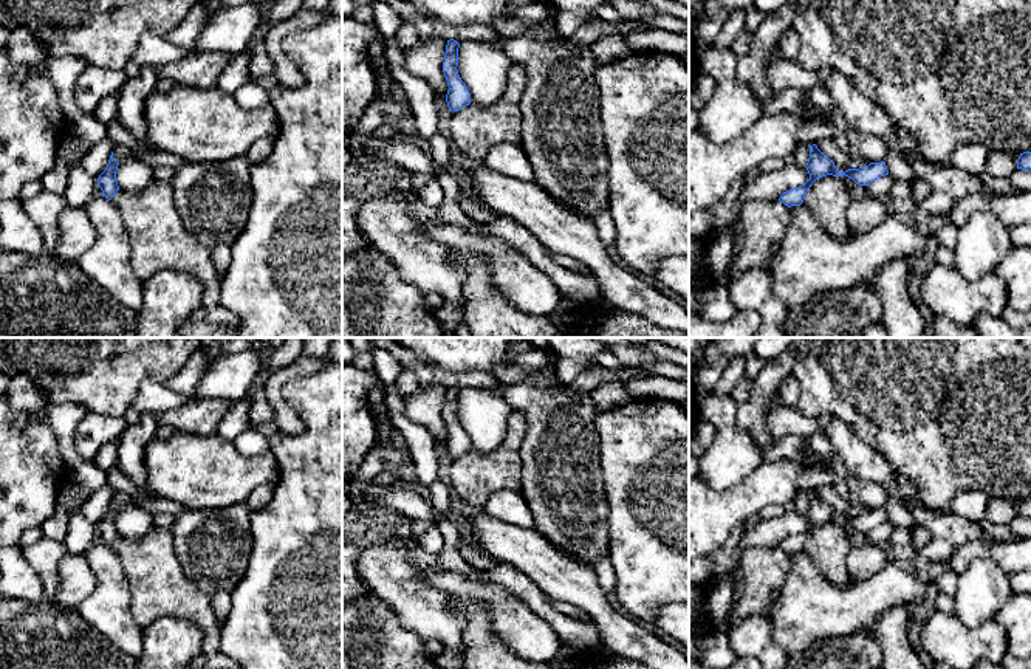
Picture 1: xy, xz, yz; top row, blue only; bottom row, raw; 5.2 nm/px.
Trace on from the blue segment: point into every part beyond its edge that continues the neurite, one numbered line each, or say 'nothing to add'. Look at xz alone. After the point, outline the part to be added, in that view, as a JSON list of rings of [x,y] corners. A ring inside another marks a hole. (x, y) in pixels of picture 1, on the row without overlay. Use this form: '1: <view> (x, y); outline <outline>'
nothing to add

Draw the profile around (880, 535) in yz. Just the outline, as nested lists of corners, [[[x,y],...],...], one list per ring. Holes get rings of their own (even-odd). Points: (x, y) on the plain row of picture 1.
[[[885,522],[885,523],[875,527],[873,530],[870,530],[867,533],[867,544],[882,545],[882,547],[889,545],[890,536],[895,528],[898,528],[898,527],[890,522]]]

